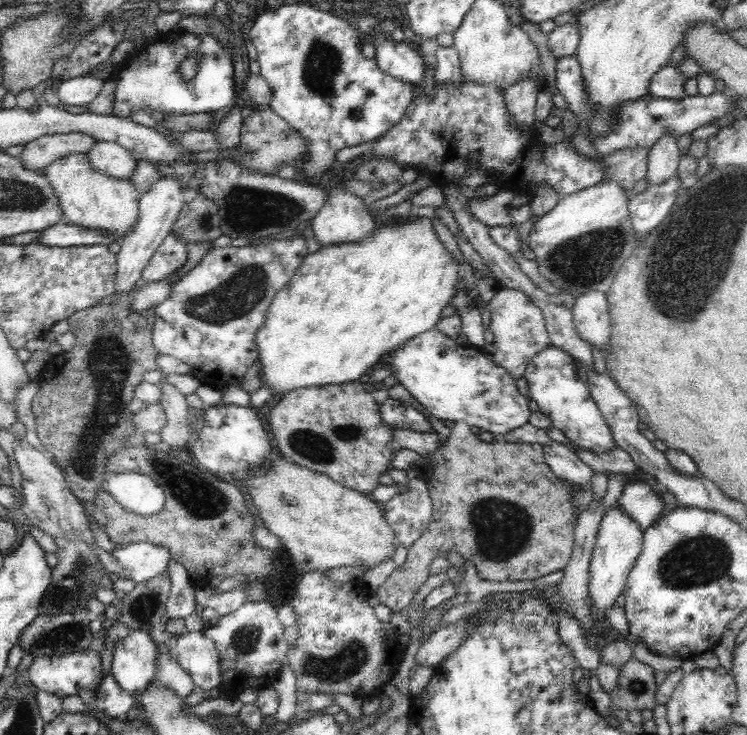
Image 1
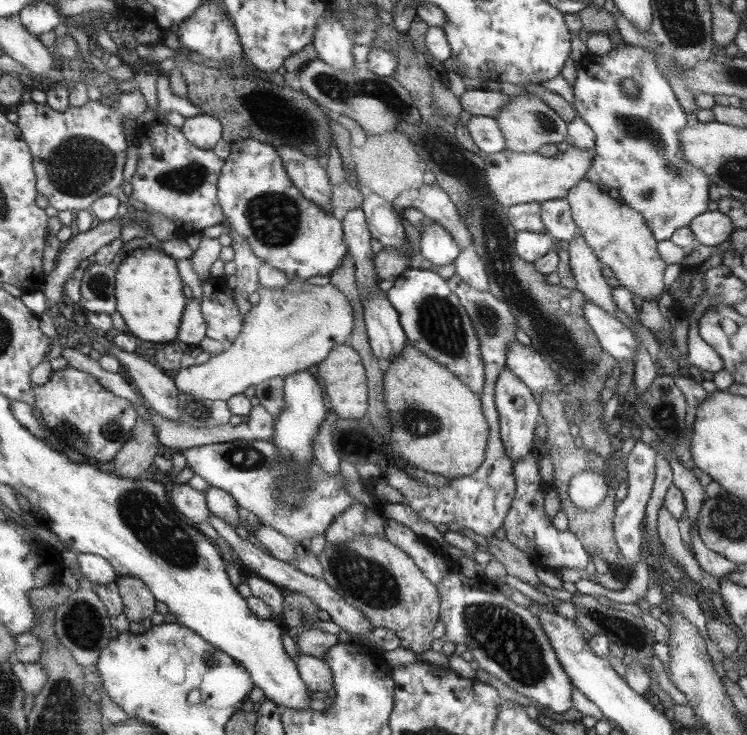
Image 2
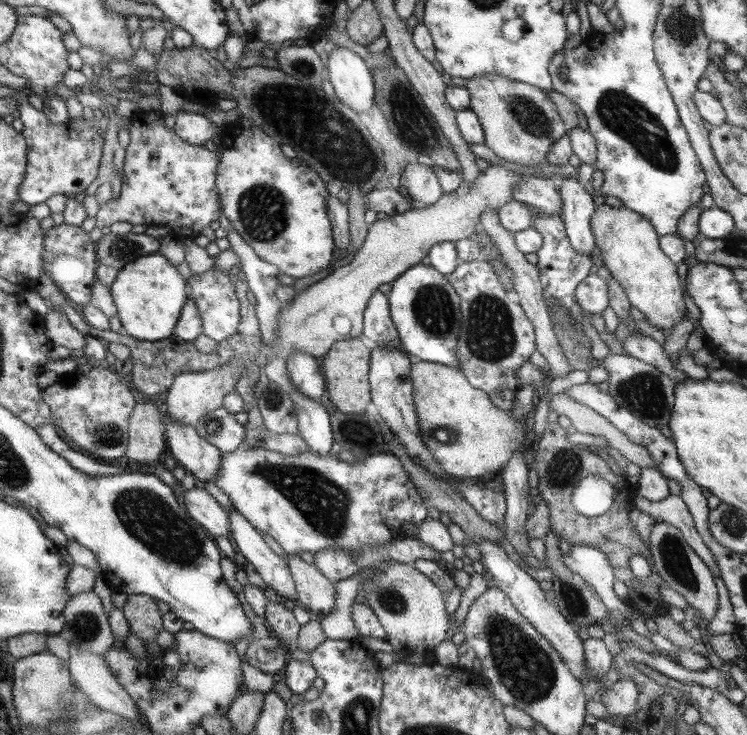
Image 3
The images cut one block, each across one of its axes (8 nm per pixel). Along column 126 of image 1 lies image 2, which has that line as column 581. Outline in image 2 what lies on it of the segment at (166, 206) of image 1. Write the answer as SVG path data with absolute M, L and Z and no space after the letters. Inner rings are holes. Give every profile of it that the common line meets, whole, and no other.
M578 231L575 238L564 245L569 254L567 262L575 279L576 289L600 309L614 316L617 308L611 300L611 288L601 275L601 264L593 249L587 246Z

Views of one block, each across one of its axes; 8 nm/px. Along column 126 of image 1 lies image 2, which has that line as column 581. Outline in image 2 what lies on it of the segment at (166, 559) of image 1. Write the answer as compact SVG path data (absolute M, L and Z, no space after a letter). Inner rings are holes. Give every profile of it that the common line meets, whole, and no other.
M533 452L525 455L523 459L512 463L512 472L515 484L515 495L509 505L509 511L503 520L502 526L506 532L506 539L522 550L528 556L533 567L558 571L563 569L577 569L580 573L589 562L589 554L577 542L575 533L568 530L557 532L547 516L543 514L543 490L541 490L541 477L537 474L537 460Z

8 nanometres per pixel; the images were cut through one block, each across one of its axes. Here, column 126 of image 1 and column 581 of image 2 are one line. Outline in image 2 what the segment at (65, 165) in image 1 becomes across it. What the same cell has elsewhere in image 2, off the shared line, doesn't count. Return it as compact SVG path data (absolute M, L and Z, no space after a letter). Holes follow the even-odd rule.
M587 178L581 179L575 187L572 187L565 199L571 207L571 216L581 238L585 239L587 246L593 249L601 266L605 264L607 268L610 268L617 282L632 295L638 296L639 300L654 300L654 298L658 300L663 292L666 292L662 281L666 264L656 248L658 242L641 213L629 208L625 202L619 204L617 199L609 198L609 191L599 192L597 186L591 184Z

